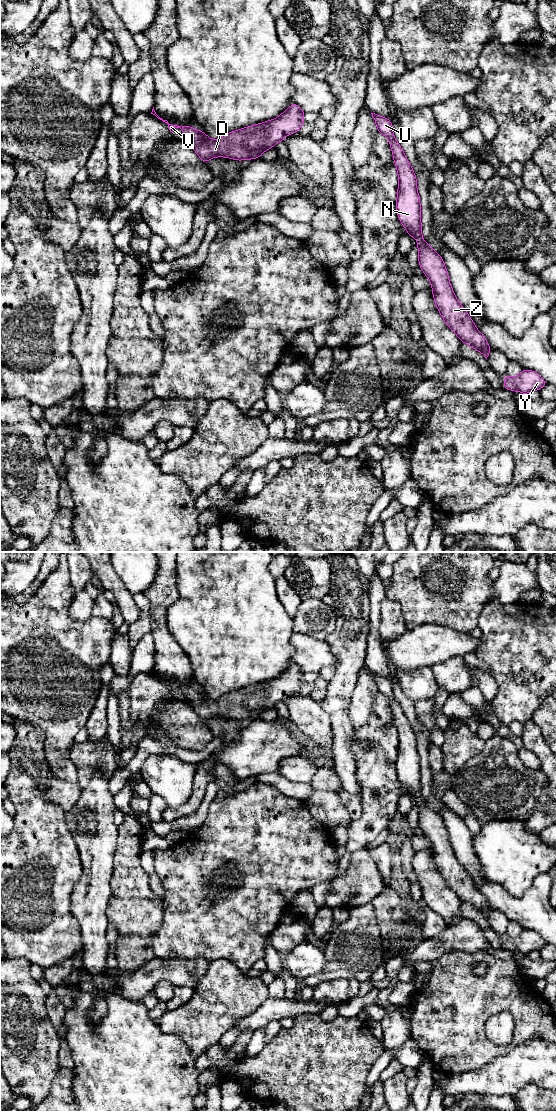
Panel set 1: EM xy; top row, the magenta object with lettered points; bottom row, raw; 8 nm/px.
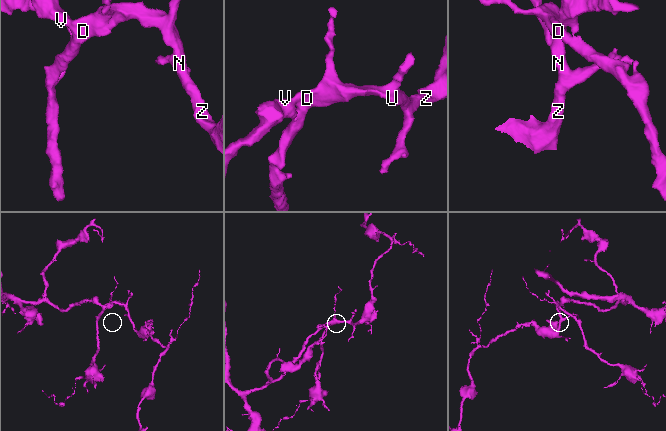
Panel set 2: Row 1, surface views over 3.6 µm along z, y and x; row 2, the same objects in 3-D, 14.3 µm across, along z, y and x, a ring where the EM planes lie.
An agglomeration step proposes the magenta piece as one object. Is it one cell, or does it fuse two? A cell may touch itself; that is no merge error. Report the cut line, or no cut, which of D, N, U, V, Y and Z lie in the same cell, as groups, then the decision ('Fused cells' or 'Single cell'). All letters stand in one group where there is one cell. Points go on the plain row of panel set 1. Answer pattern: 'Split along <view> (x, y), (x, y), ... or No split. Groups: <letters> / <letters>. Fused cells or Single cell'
No split. Groups: D N U V Y Z. Single cell

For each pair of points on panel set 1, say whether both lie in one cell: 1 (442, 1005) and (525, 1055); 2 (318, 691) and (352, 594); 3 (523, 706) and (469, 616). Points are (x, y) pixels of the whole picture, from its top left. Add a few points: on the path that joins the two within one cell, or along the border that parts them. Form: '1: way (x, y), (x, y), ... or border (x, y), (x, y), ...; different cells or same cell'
1: border (536, 1038), (522, 1040), (513, 1047); different cells
2: border (328, 681), (326, 695), (319, 702); different cells
3: border (486, 604), (478, 617), (477, 626); different cells

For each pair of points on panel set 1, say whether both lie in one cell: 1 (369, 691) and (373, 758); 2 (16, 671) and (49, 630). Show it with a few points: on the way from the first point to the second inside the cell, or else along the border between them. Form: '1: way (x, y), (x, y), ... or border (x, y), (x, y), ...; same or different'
1: border (377, 692), (368, 720), (354, 730); different
2: way (26, 661), (34, 653), (39, 640); same

